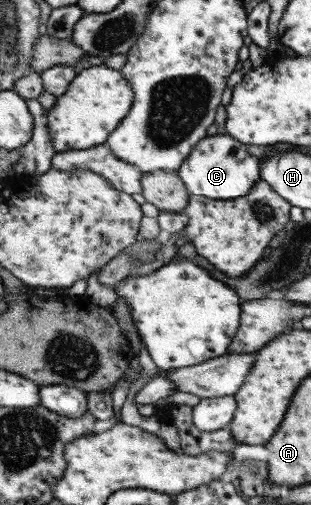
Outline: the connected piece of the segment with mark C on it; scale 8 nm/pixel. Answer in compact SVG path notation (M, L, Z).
M227 134L206 135L186 160L175 171L190 195L215 200L229 200L248 193L253 183L260 179L260 161L245 151L245 145Z

